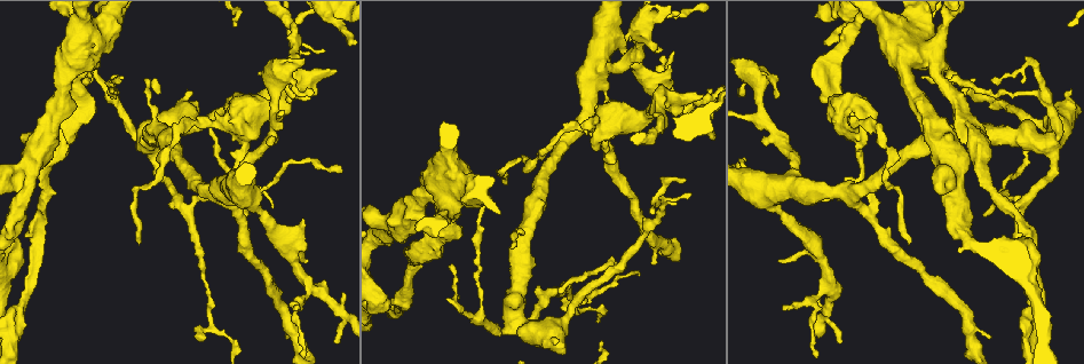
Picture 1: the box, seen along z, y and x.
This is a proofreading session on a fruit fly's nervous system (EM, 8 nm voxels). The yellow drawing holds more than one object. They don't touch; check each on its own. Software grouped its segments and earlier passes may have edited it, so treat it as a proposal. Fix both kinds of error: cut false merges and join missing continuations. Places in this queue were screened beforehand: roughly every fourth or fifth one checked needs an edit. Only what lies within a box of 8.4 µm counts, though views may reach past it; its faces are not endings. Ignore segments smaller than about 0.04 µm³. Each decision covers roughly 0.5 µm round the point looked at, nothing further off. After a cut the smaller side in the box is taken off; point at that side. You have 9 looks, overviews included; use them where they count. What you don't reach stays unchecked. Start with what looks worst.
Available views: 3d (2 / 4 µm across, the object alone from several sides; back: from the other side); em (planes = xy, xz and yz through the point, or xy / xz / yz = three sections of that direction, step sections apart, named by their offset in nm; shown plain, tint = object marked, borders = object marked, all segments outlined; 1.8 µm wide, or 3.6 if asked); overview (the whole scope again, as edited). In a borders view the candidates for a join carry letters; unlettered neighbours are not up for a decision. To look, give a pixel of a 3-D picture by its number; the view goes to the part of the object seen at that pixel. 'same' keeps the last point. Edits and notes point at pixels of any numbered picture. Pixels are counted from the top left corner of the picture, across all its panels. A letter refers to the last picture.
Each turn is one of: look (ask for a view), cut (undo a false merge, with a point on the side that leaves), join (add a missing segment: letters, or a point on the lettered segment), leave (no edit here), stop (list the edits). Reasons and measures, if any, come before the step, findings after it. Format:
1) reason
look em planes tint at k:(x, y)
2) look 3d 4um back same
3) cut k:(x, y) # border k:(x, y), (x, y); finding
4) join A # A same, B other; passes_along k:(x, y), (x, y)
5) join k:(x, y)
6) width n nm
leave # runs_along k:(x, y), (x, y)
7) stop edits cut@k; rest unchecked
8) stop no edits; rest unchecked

touches itself
look em yz step 8 borders at 1:(41, 228)

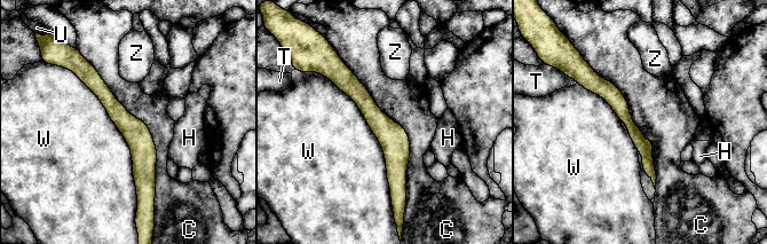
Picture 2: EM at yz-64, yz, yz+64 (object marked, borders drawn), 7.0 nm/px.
leave # C other, H other, T other, U other, W other, Z other; border 2:(85, 58), (150, 132), (155, 199); continuous, no second neuron

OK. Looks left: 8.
narrows sharply
look em 3.6um xz step 16 borders at 1:(444, 192)

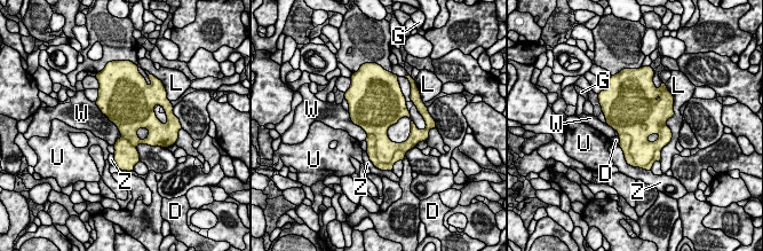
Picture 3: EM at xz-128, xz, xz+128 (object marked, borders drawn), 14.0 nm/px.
width 320 nm
cut 3:(371, 144) # D other, G other, L other, U other, W other, Z other; border 3:(368, 133), (381, 162), (404, 153); two neurons meet here

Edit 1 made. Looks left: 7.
branch stops here
look em planes borders at 1:(569, 302)

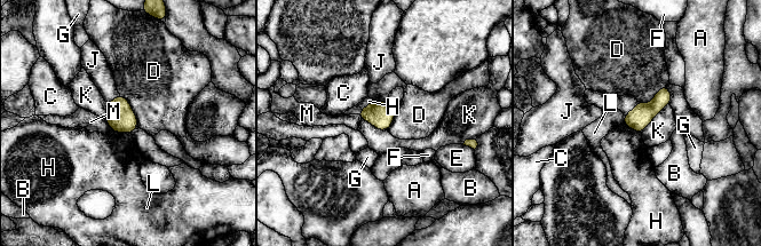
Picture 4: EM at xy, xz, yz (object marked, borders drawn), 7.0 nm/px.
width 160 nm
leave # A other, B other, C other, D other, E other, F other, G other, H other, J other, K other, L other, M other; border 4:(119, 93), (128, 102), (137, 126); none of them fits

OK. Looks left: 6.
stop edits cut@3; rest unchecked

